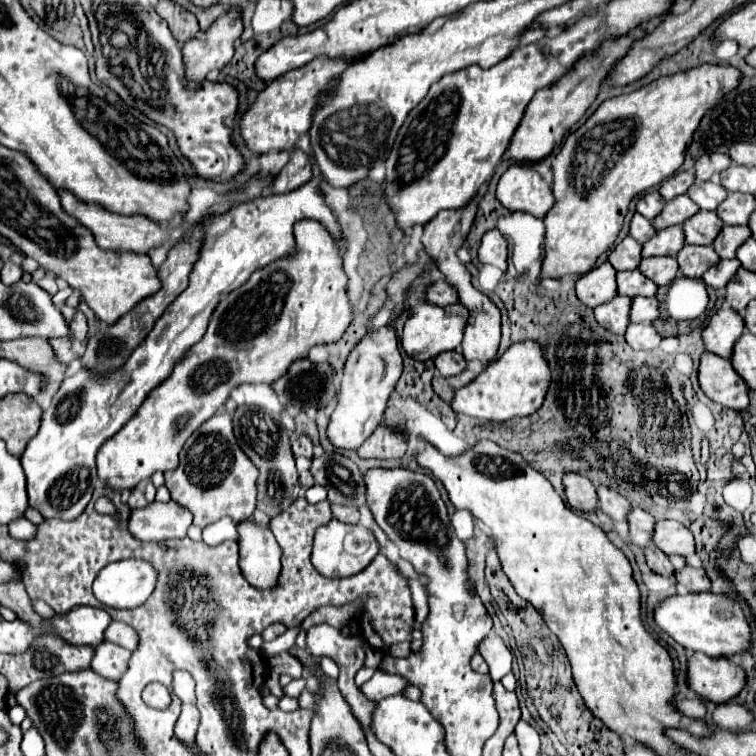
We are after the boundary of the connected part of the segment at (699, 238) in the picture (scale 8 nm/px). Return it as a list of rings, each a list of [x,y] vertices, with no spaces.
[[[700,210],[698,214],[694,214],[690,220],[686,220],[682,224],[684,230],[684,240],[686,244],[712,244],[714,238],[718,236],[720,228],[722,228],[722,220],[716,216],[716,212],[704,212]]]

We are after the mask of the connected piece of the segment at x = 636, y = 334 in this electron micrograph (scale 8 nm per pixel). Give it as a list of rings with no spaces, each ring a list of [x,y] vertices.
[[[628,324],[626,330],[626,342],[634,348],[634,350],[652,350],[660,344],[660,336],[654,330],[652,324]]]

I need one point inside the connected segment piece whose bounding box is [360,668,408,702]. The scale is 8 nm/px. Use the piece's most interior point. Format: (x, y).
(381, 685)

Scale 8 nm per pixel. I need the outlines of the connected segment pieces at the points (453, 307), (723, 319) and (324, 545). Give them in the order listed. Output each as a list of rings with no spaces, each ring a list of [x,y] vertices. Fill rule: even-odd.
[[[426,302],[416,304],[402,326],[402,334],[400,334],[402,348],[414,360],[428,360],[428,358],[438,356],[440,352],[454,350],[462,342],[464,320],[468,320],[468,310],[460,302],[444,306],[444,308],[436,308],[434,304],[426,304]]]
[[[720,308],[708,322],[708,326],[702,330],[704,348],[716,356],[728,358],[732,356],[732,344],[740,338],[744,332],[744,320],[738,312],[732,308]]]
[[[332,518],[330,524],[324,524],[316,530],[312,564],[326,578],[346,578],[346,576],[354,576],[356,572],[364,570],[374,560],[374,556],[378,552],[380,552],[380,546],[378,546],[374,534],[368,532],[364,526],[360,526],[360,524],[352,526],[352,524],[344,524],[344,522],[338,522],[338,520]],[[350,534],[354,534],[354,548],[346,546],[346,538]]]

